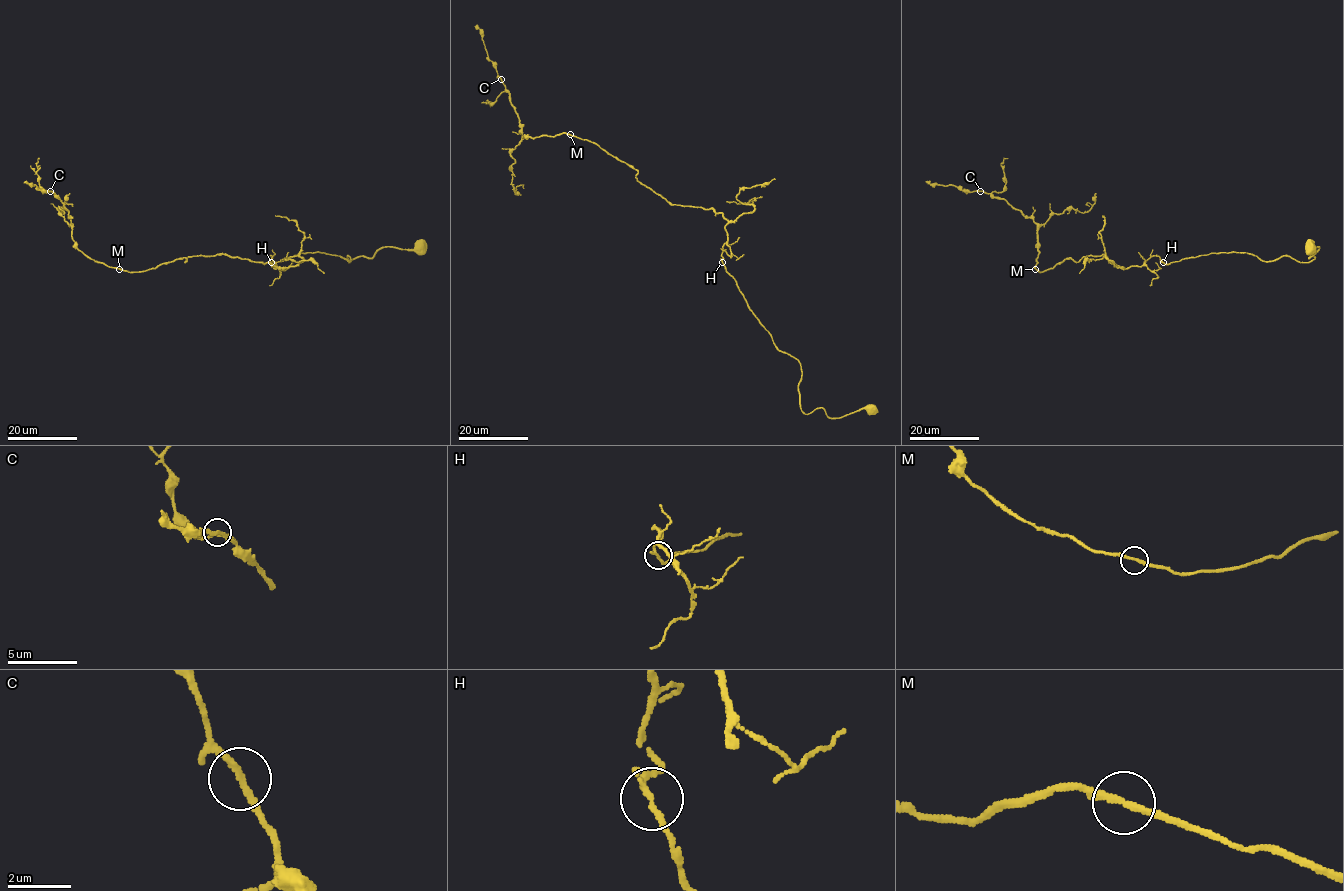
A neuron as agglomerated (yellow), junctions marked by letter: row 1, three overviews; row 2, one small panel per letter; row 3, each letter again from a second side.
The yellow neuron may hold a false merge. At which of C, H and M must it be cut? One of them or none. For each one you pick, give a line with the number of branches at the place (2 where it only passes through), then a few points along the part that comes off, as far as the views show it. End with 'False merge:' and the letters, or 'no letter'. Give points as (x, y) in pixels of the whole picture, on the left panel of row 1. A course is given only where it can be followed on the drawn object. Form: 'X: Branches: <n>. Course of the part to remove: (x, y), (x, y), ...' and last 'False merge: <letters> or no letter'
False merge: no letter

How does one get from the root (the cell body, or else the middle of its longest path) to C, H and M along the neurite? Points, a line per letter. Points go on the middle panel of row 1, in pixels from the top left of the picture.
C: (870, 408), (805, 414), (800, 363), (722, 262), (723, 214), (670, 204), (587, 140), (525, 137), (501, 79)
H: (870, 408), (837, 418), (822, 408), (805, 414), (800, 363), (778, 349), (722, 262)
M: (870, 408), (805, 414), (800, 363), (778, 349), (722, 262), (723, 214), (670, 204), (635, 169), (570, 135)

